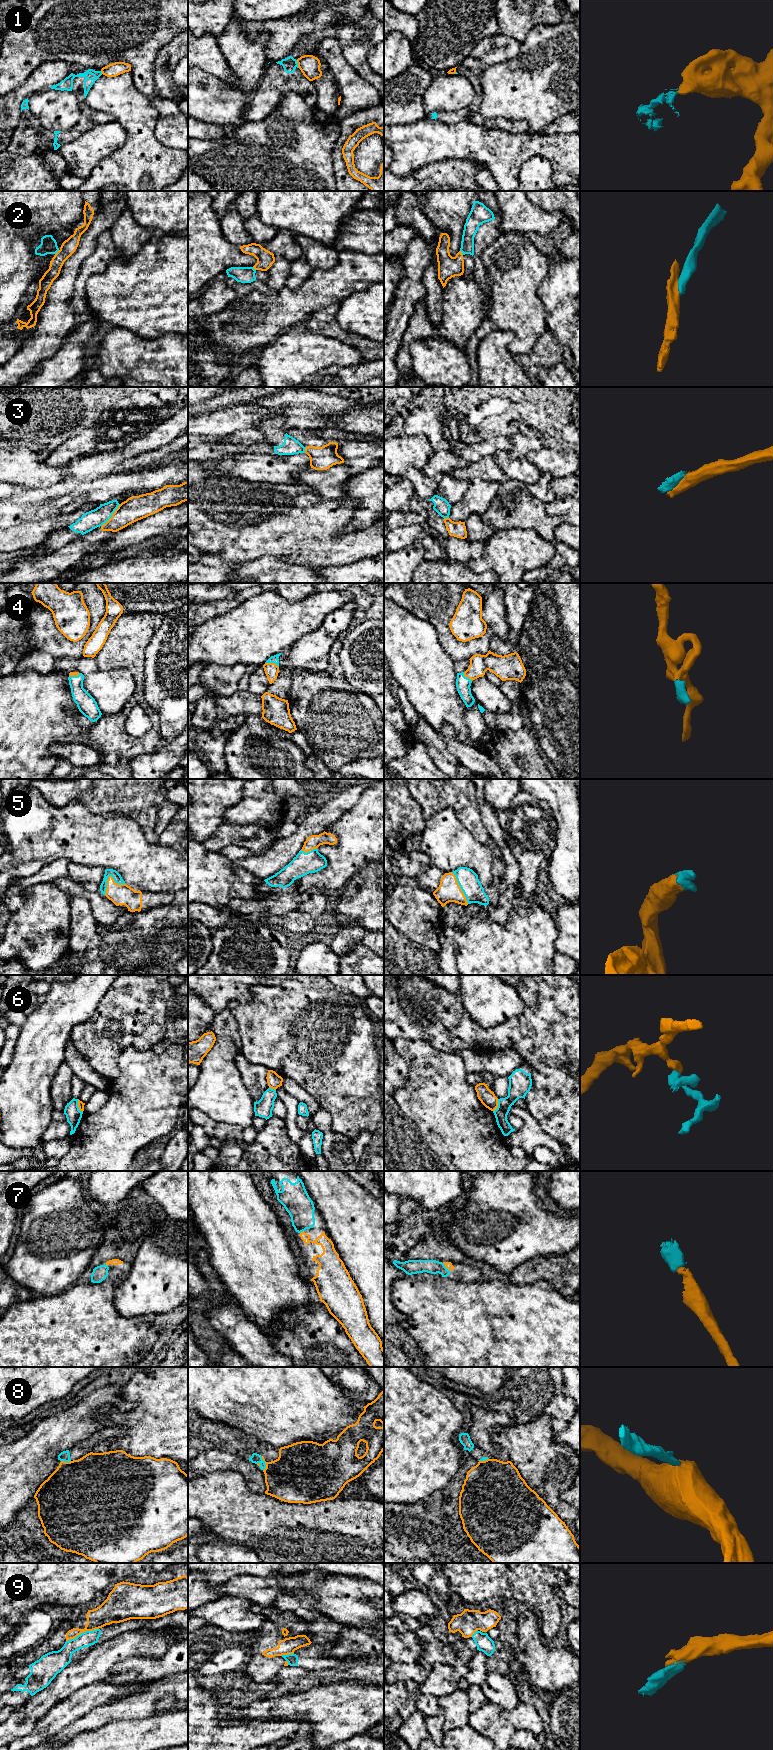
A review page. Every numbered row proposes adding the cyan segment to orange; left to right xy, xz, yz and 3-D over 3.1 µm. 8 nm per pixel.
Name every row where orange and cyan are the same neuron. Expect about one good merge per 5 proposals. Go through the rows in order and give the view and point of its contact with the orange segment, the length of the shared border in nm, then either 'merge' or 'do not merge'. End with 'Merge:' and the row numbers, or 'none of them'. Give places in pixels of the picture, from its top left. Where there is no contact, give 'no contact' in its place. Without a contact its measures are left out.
1: meets orange in xz at (298, 64); contact 70 nm long; do not merge
2: meets orange in xy at (57, 252); contact 50 nm long; do not merge
3: meets orange in xy at (112, 515); contact 240 nm long; do not merge
4: meets orange in xz at (272, 663); contact 120 nm long; merge
5: meets orange in xy at (108, 877); contact 200 nm long; merge
6: meets orange in yz at (497, 1105); contact 110 nm long; do not merge
7: meets orange in yz at (446, 1267); contact 90 nm long; merge
8: meets orange in xz at (265, 1463); contact 120 nm long; do not merge
9: meets orange in xy at (82, 1632); contact 280 nm long; do not merge
Merge: 4, 5, 7

